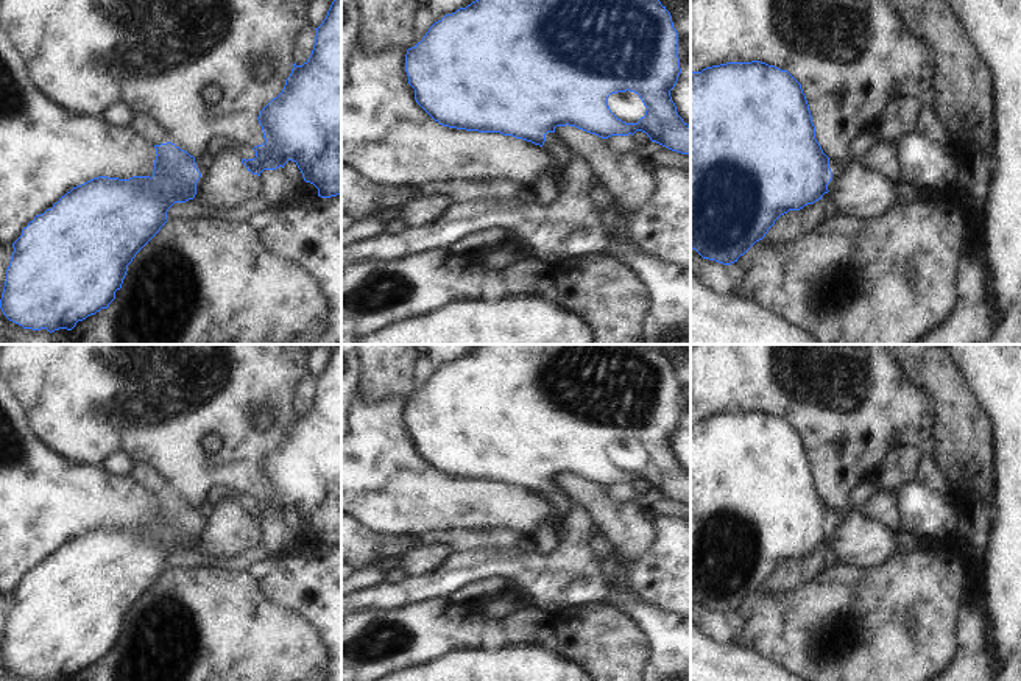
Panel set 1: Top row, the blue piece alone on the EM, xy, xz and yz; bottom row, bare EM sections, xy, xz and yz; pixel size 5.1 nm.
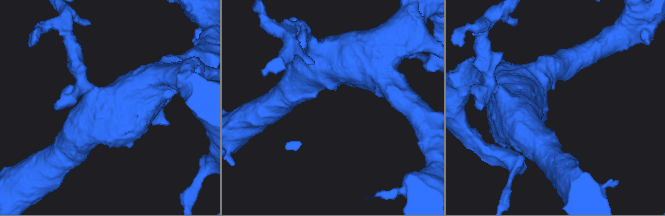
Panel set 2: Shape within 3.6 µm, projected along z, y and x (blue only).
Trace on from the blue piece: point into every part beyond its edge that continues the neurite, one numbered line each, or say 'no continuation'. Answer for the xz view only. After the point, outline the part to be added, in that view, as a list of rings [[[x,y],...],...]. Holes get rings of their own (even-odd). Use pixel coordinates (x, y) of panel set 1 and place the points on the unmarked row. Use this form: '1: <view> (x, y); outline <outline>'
1: xz (546, 538); outline [[[555,482],[546,483],[542,497],[552,506],[553,517],[538,527],[530,539],[533,541],[538,552],[550,553],[558,544],[556,527],[564,520],[572,502],[556,488]]]

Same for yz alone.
1: yz (837, 518); outline [[[829,508],[829,517],[832,520],[832,528],[828,533],[828,539],[831,541],[836,530],[842,525],[842,522],[850,516],[851,510],[850,508],[843,508],[840,511],[836,511],[832,508]]]

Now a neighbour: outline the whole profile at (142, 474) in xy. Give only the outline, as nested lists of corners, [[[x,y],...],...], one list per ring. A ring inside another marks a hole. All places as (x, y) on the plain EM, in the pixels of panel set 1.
[[[143,463],[131,464],[128,475],[153,494],[168,491],[167,485],[156,475],[156,472],[148,464]]]

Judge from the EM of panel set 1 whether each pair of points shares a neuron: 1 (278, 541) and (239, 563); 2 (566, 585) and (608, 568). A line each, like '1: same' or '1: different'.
1: different
2: different

